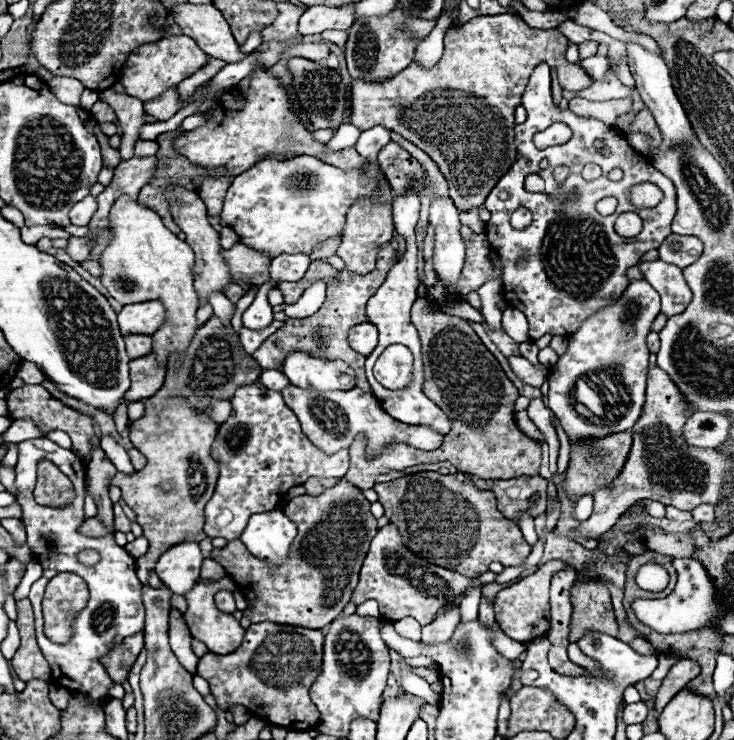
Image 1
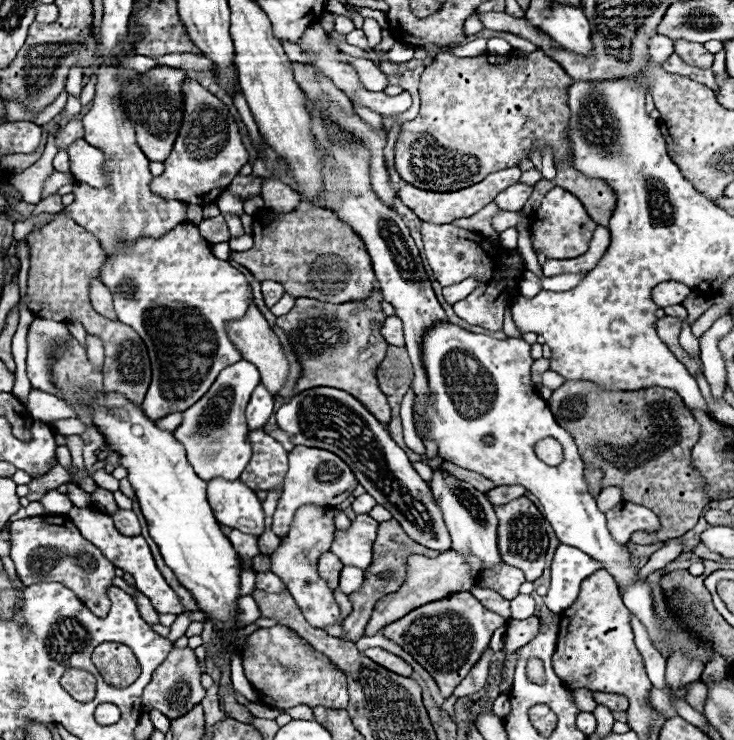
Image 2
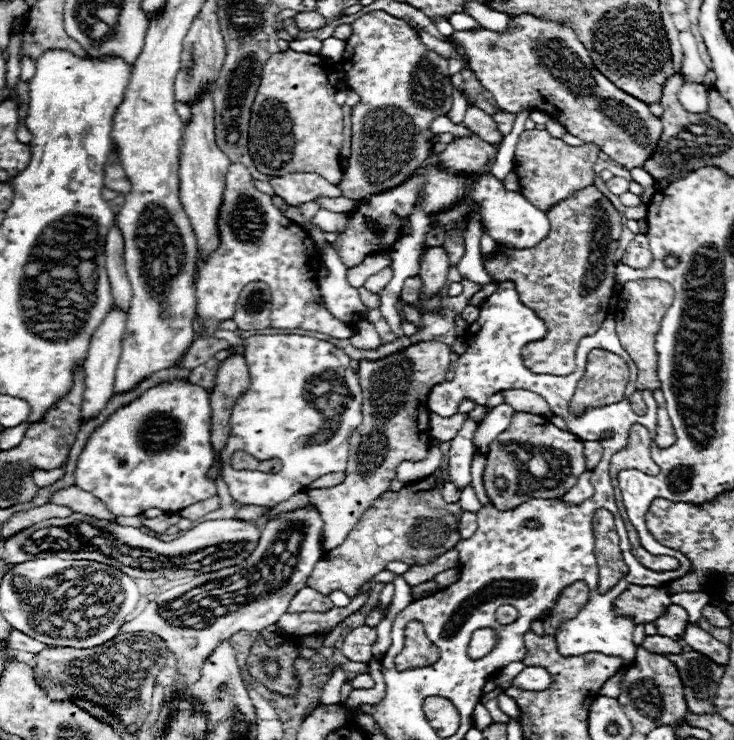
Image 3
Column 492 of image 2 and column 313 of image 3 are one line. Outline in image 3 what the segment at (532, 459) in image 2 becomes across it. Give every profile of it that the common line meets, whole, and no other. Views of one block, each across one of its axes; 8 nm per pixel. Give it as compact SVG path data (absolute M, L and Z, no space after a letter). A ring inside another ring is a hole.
M276 334L276 336L252 336L244 340L246 364L250 370L250 390L234 404L230 416L230 438L222 450L224 482L228 484L230 496L244 506L276 506L296 492L306 490L314 480L324 474L344 472L348 460L348 436L362 424L362 388L358 374L350 370L350 356L332 346L330 342L298 336L298 334ZM242 450L258 460L280 458L282 470L276 474L258 470L234 470L232 454Z

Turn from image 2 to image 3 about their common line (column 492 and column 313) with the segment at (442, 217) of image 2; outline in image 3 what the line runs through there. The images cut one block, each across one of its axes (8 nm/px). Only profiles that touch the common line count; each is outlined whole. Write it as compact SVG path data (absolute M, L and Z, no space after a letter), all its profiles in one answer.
M294 172L290 176L272 176L270 186L274 192L284 198L288 204L304 204L312 202L318 196L328 196L328 198L338 198L342 196L340 188L330 184L326 178L318 174L304 174L304 172Z

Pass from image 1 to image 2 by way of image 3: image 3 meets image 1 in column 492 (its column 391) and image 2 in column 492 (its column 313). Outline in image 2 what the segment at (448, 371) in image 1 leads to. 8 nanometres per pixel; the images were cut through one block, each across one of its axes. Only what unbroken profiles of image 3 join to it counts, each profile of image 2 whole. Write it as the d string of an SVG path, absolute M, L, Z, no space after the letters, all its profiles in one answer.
M498 486L498 488L490 490L490 492L486 492L488 500L490 500L494 506L506 504L506 502L510 502L510 500L516 500L516 498L524 496L524 494L526 494L526 488L522 488L522 486Z

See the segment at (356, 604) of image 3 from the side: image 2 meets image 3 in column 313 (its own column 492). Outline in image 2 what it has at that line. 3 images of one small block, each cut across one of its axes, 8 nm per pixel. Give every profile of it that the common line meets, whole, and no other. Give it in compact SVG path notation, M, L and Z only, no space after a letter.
M456 592L448 598L412 610L400 620L388 624L382 632L400 644L406 652L410 652L414 660L432 674L440 686L442 696L448 698L462 682L462 678L470 672L470 668L478 662L484 648L488 648L494 630L504 624L506 622L498 614L486 610L470 592Z

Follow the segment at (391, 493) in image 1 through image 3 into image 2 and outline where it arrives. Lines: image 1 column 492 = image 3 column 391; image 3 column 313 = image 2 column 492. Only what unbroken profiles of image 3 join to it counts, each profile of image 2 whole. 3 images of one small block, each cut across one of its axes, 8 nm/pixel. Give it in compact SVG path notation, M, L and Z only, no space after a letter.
M502 564L502 568L496 568L494 572L484 572L482 578L477 578L476 584L481 588L492 588L504 598L516 598L520 594L520 584L524 582L524 572Z

